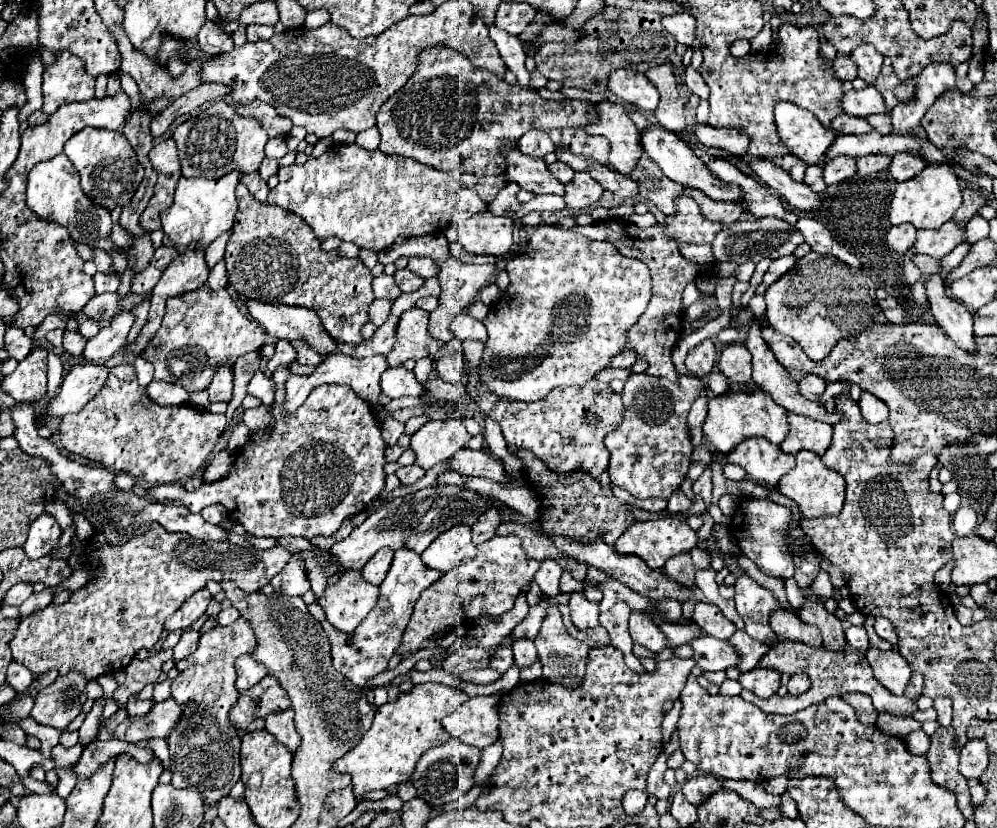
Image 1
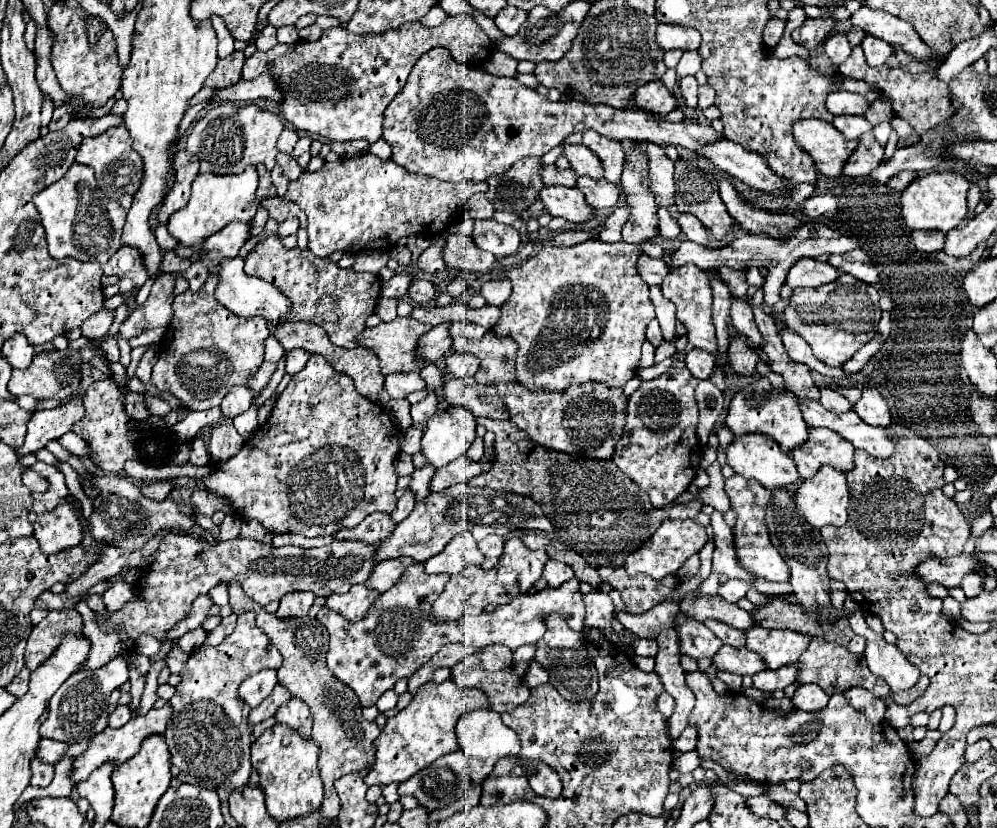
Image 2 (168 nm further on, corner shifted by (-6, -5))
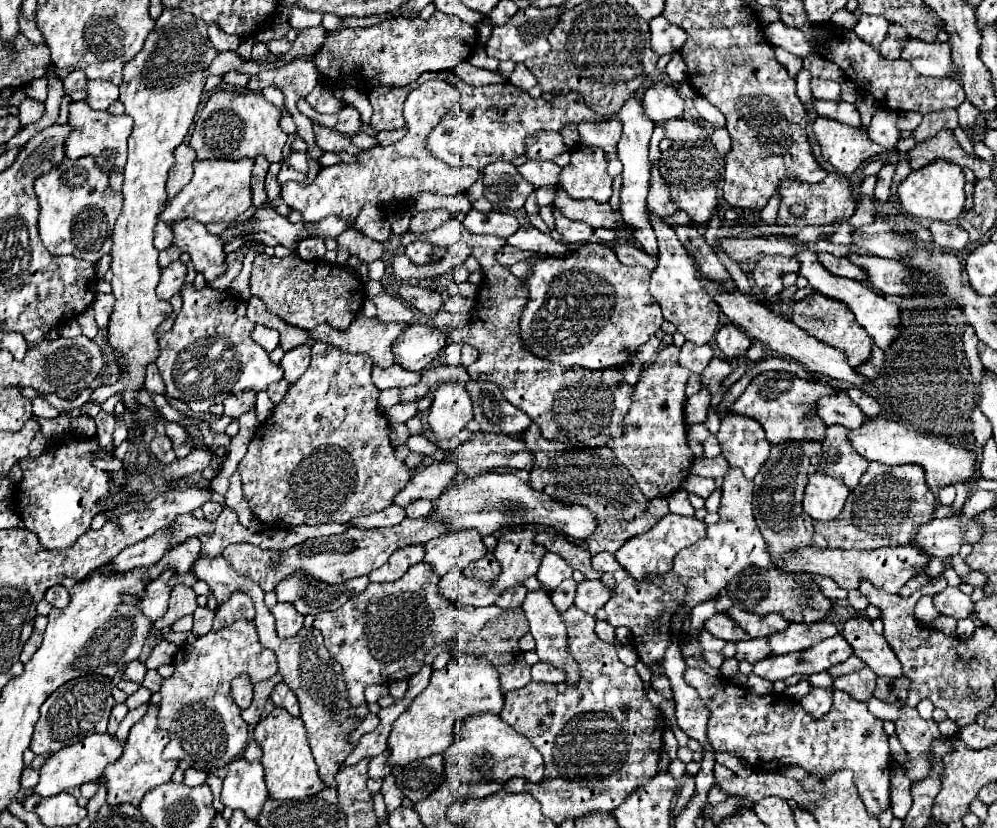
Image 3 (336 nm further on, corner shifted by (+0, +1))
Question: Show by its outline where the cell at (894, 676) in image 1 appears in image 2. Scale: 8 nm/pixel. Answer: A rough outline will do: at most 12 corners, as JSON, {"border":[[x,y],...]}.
{"border":[[864,613],[850,627],[866,639],[866,663],[892,691],[916,685],[920,671],[874,633]]}

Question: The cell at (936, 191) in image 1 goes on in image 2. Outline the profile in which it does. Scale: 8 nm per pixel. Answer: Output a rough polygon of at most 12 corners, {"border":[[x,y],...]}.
{"border":[[918,175],[902,191],[910,229],[956,229],[968,217],[968,179]]}

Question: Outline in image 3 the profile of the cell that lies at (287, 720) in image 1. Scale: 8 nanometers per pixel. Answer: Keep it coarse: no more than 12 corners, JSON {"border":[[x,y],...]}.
{"border":[[278,683],[270,699],[300,717],[298,699],[286,683]]}

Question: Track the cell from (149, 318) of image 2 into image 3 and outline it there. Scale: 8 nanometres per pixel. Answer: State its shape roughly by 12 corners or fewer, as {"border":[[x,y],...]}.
{"border":[[182,261],[160,271],[158,299],[170,301],[184,285]]}

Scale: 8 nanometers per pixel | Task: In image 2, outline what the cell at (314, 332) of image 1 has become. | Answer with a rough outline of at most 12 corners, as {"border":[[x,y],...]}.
{"border":[[214,255],[216,299],[240,317],[280,323],[290,301],[244,273],[244,259]]}

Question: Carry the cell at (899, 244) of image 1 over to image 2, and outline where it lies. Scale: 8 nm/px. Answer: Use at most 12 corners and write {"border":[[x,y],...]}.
{"border":[[912,231],[912,243],[922,253],[942,251],[944,231]]}

